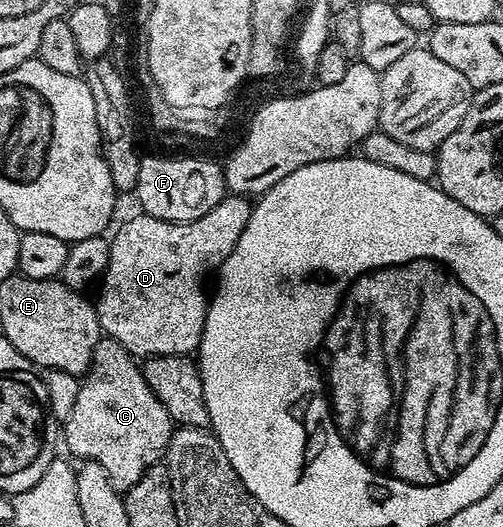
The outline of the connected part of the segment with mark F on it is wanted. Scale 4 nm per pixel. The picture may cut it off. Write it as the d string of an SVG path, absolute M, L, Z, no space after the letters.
M146 157L140 160L140 175L133 192L138 196L138 205L143 214L165 221L195 221L200 215L208 215L216 203L227 196L226 175L221 164L206 157Z

